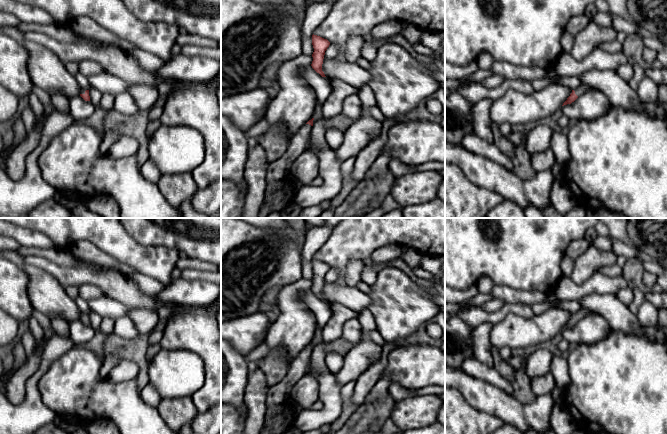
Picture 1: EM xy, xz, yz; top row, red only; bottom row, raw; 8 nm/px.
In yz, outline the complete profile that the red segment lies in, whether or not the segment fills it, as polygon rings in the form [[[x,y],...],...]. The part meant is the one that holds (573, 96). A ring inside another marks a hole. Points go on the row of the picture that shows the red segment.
[[[580,75],[571,77],[558,77],[556,79],[544,77],[542,79],[532,81],[532,86],[535,90],[541,90],[553,83],[566,86],[572,90],[572,93],[562,106],[571,104],[579,96],[595,90],[593,87],[583,84],[581,82]]]

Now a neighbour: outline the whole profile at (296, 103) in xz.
[[[302,53],[279,67],[280,91],[269,101],[264,114],[270,127],[258,137],[258,145],[264,149],[268,162],[285,153],[292,136],[317,112],[315,91],[302,77],[312,61],[312,55]]]

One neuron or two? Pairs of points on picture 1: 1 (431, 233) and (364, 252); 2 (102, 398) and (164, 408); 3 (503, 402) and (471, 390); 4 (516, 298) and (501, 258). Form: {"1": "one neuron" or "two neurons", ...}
{"1": "one neuron", "2": "two neurons", "3": "one neuron", "4": "two neurons"}

